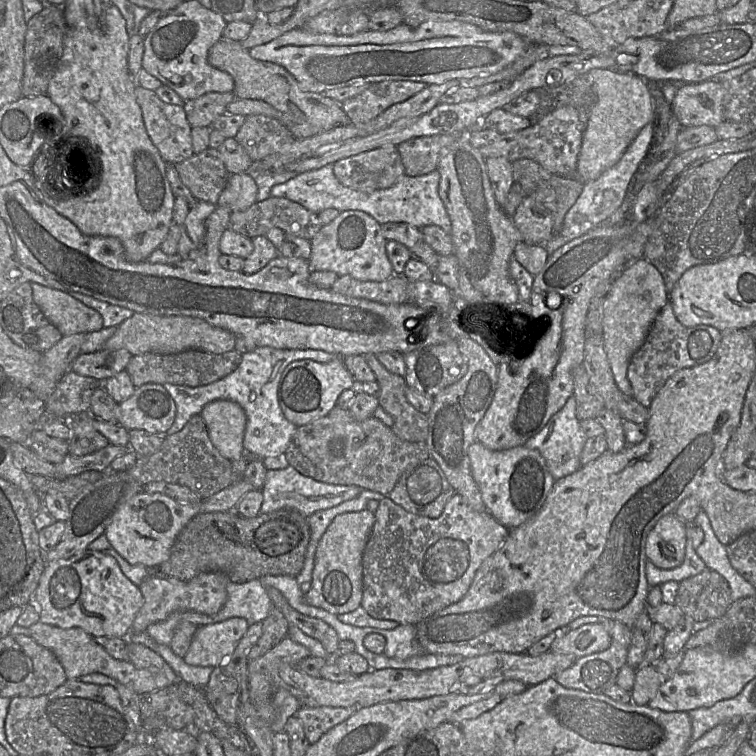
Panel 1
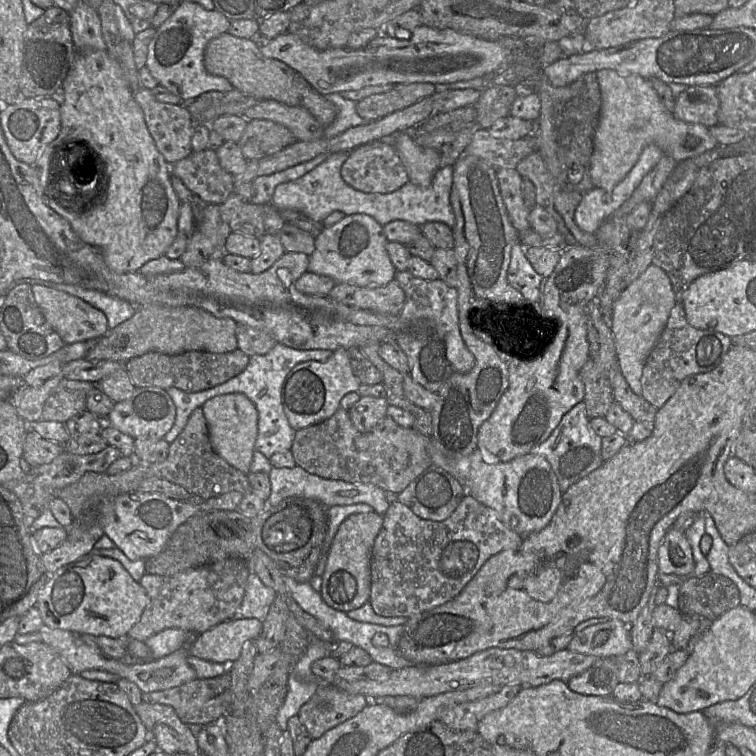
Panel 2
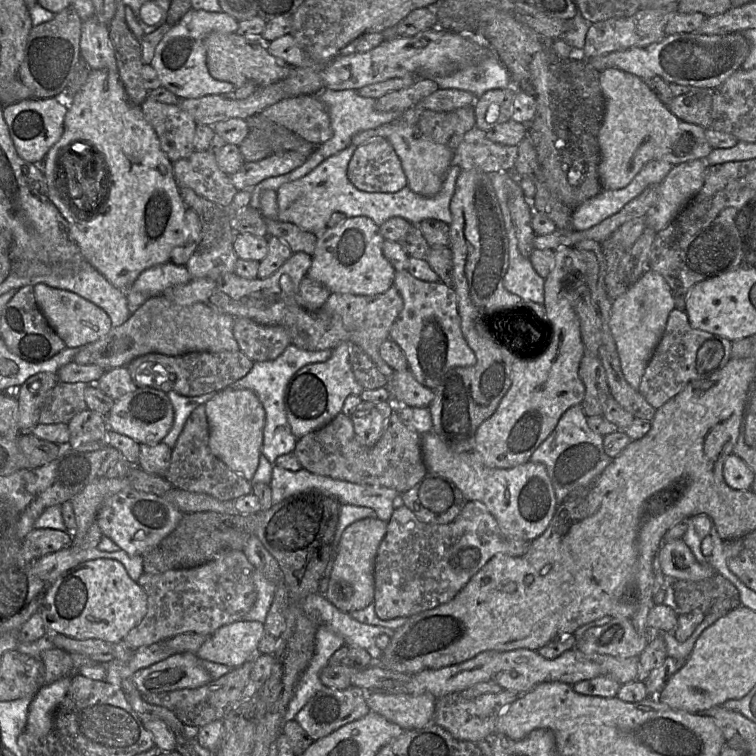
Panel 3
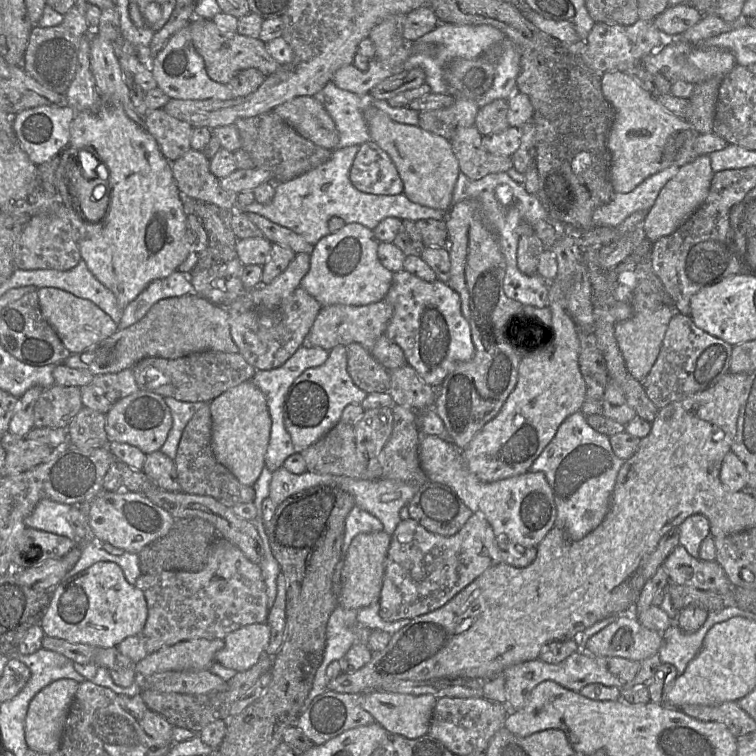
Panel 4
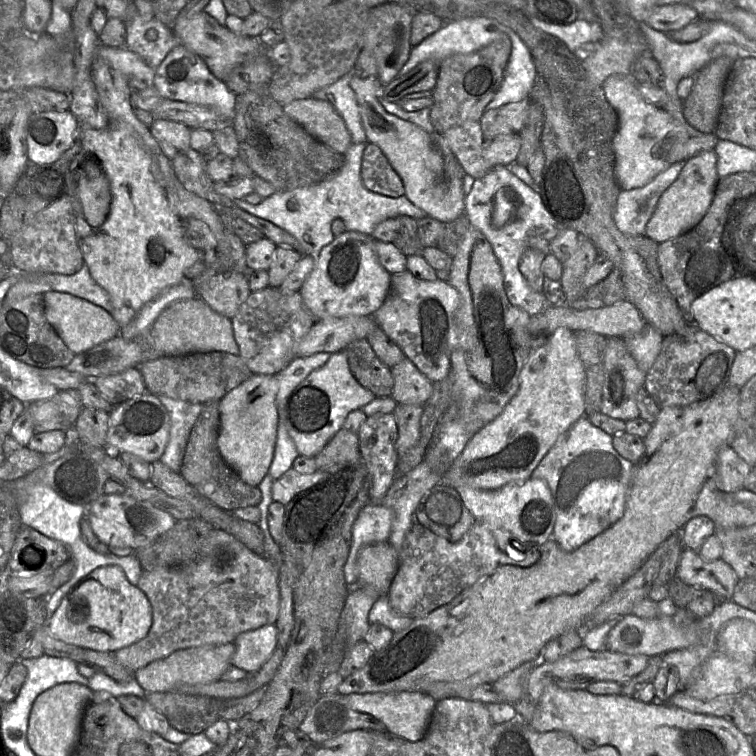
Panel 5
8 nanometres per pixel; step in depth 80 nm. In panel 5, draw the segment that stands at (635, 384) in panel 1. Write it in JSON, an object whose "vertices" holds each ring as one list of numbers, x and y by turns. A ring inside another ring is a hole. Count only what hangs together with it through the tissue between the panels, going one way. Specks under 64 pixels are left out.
{"vertices":[[688,324,685,334,663,337,660,352,646,373,643,389,653,398,659,408,687,406,709,399,728,385,729,373,736,351]]}

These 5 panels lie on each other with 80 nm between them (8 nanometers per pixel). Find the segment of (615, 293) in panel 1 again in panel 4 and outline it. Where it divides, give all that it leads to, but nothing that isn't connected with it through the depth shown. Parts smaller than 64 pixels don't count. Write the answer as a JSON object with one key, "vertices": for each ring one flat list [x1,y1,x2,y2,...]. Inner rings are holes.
{"vertices":[[635,290,632,293,629,303,633,311,632,316,627,320,614,324,614,337,624,359,627,371,635,380,640,382,649,373,657,358,665,331,667,329,667,325,675,313,675,308,673,301,672,306,663,304,660,301,660,297,658,294,644,293,641,290]]}

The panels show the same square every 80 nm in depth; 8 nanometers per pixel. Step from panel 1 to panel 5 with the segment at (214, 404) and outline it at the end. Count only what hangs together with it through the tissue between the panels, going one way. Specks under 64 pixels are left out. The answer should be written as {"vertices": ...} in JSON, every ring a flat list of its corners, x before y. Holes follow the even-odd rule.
{"vertices":[[252,375,218,402,218,451,224,462,251,486,259,485,273,459,279,423,277,392,276,375]]}

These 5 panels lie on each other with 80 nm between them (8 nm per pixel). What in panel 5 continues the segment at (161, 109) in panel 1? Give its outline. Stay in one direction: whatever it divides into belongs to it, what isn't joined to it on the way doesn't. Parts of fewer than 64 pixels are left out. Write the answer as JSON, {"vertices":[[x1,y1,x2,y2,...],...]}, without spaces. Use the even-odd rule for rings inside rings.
{"vertices":[[154,119,149,130,163,154,170,160,190,148,191,129,182,123]]}

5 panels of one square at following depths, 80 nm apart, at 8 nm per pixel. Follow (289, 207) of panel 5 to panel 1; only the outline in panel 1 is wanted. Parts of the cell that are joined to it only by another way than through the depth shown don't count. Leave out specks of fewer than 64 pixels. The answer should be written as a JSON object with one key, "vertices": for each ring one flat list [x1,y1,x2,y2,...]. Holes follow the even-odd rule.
{"vertices":[[328,164,297,174,285,183,274,185,271,188,271,196,296,202,316,215,330,208,339,212,359,210,370,215,380,225,389,222,406,223,420,230,425,226,434,225,450,234,451,221,439,196,439,182,440,174,437,170,415,177,404,174,389,188,365,193,342,185,334,175,333,164]]}

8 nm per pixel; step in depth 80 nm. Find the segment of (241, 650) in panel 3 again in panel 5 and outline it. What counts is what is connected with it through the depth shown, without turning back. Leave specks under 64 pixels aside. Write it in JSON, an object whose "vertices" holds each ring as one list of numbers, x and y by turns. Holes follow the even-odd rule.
{"vertices":[[269,624,243,632,234,640,234,645,231,666,252,673,277,649,277,628]]}

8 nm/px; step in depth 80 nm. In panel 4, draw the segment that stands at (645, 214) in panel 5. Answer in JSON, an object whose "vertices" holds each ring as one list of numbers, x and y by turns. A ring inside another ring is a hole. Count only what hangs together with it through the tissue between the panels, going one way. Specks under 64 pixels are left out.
{"vertices":[[670,166,641,182,628,193,614,192,609,203,598,207,592,215,596,226,619,226,635,212,647,213,653,206,660,190,672,179,680,167]]}

